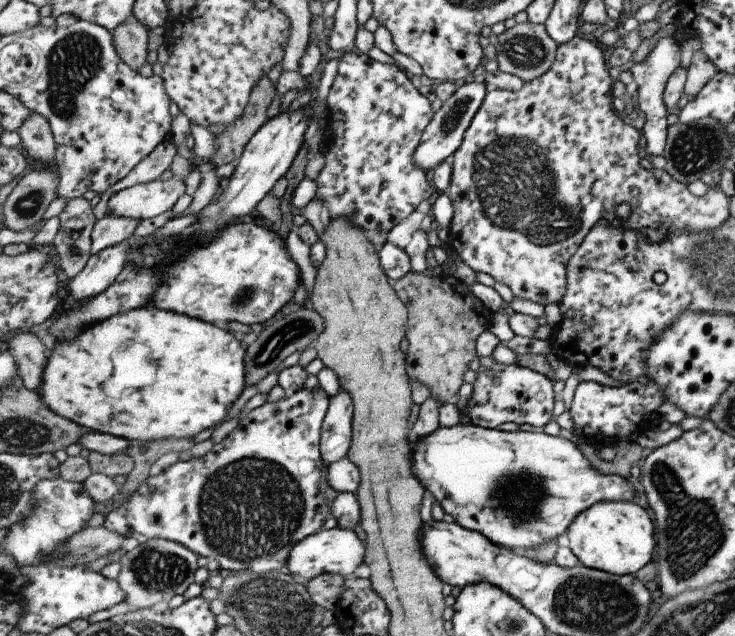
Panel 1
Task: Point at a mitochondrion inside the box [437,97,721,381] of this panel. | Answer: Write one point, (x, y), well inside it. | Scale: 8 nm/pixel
(514, 183)

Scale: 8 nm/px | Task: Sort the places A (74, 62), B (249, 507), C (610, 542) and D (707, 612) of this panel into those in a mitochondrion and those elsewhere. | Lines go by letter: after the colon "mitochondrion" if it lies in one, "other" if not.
A: mitochondrion
B: mitochondrion
C: other
D: mitochondrion

